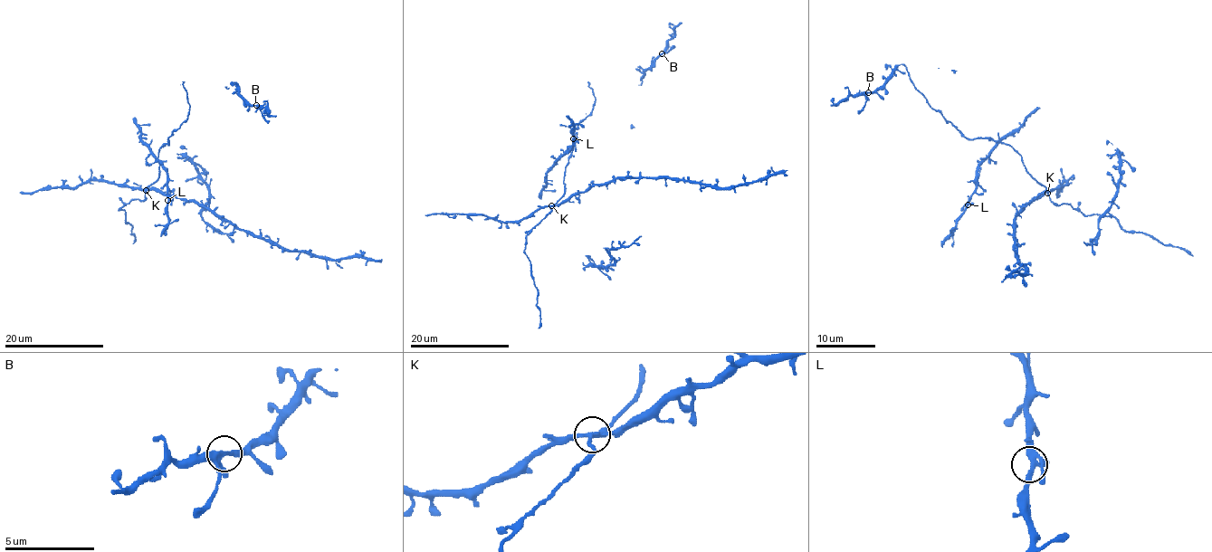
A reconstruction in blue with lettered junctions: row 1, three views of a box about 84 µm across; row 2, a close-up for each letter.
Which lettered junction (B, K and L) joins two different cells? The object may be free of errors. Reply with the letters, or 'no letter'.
K

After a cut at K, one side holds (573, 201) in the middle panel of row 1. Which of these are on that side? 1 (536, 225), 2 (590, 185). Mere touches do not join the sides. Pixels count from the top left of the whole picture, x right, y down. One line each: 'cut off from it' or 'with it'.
1: cut off from it
2: with it

